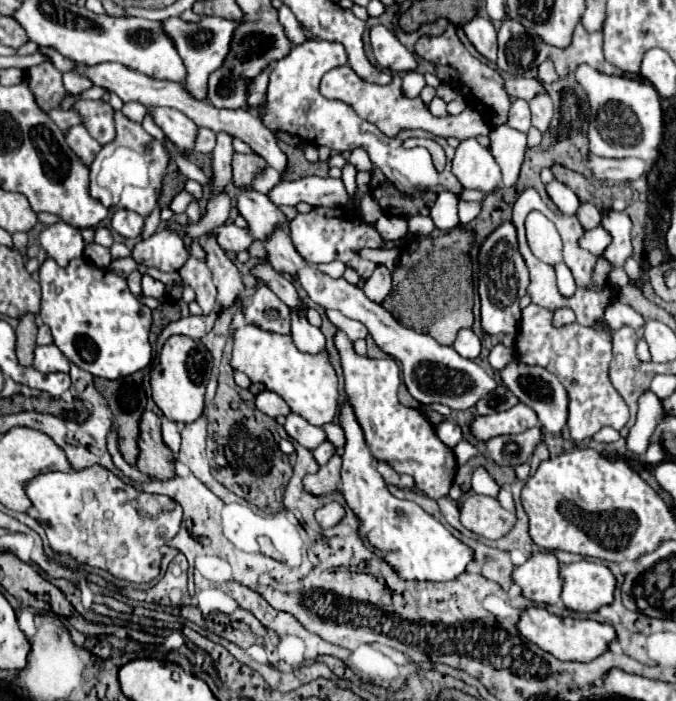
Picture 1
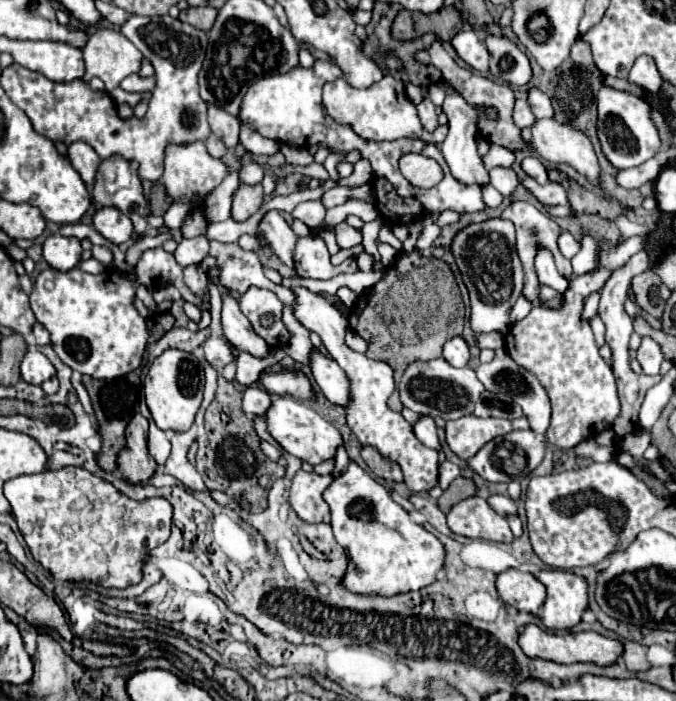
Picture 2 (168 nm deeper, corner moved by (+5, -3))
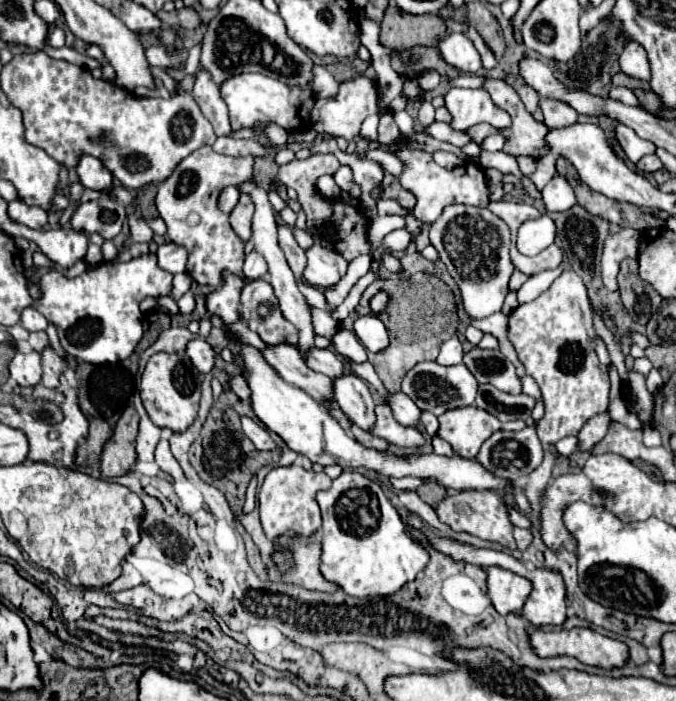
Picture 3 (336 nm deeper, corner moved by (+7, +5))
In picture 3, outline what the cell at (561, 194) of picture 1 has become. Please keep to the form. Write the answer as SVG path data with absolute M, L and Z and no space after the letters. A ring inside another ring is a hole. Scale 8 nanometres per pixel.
M556 175L542 189L542 203L546 211L568 211L576 205L576 195L570 183L562 175Z

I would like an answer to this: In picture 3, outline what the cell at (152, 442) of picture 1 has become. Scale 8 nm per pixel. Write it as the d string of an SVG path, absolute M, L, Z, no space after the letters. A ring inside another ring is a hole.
M127 407L114 427L114 435L106 441L100 459L102 477L120 477L130 471L136 463L136 435L138 435L138 413Z

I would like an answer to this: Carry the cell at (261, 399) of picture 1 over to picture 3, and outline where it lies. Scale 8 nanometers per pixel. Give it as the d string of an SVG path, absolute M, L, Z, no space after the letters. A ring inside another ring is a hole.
M242 375L230 377L228 385L230 385L230 389L238 395L238 399L242 399L242 401L248 401L248 399L250 399L250 389L248 389L248 385L246 385L246 381L244 381Z

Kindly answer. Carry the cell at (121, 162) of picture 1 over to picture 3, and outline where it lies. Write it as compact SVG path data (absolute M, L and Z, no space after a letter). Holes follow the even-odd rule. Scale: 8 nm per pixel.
M130 215L128 223L130 223L130 239L134 243L150 243L152 241L154 233L152 233L152 229L148 227L148 223L142 217Z

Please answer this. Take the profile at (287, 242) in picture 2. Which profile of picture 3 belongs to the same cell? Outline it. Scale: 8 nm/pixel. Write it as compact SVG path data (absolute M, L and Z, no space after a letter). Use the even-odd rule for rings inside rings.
M280 225L278 227L278 239L280 239L280 247L284 251L284 257L296 277L298 283L302 283L302 273L306 269L306 253L304 249L300 249L300 245L296 243L294 235L292 235L292 229L286 227L286 225Z

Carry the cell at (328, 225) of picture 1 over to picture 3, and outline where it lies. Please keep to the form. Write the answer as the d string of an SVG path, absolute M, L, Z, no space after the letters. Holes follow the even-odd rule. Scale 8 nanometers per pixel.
M314 245L310 251L306 251L306 257L308 267L304 271L304 279L314 287L328 289L346 275L348 263L322 245Z

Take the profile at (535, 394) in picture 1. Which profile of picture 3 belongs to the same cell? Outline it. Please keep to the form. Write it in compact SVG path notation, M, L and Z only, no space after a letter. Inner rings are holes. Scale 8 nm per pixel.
M474 347L464 355L464 365L470 369L478 383L490 383L506 393L522 393L514 365L500 351Z

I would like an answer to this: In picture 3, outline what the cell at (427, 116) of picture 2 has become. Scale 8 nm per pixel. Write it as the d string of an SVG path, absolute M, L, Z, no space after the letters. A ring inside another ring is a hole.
M422 103L422 107L420 107L420 111L418 111L418 121L424 125L424 127L428 127L430 123L434 123L434 107L432 107L432 103Z

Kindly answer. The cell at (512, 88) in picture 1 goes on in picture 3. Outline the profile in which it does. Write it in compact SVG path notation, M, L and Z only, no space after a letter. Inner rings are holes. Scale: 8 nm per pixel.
M542 99L540 101L540 107L542 107L542 113L544 113L544 123L548 127L554 127L554 129L562 129L562 127L568 127L568 125L574 125L578 121L578 113L560 103L560 101L552 101L552 99Z

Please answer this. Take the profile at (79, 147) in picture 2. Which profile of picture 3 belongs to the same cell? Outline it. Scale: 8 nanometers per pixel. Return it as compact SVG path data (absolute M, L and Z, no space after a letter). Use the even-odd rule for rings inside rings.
M84 155L76 167L76 173L80 177L80 183L86 189L94 189L94 191L110 191L112 189L112 173L108 173L108 169L104 169L104 165L100 161L96 161L96 157L88 157Z

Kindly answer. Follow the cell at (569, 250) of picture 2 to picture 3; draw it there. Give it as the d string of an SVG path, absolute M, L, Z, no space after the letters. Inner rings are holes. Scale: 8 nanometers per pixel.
M542 215L538 219L530 219L520 225L516 247L522 255L538 255L548 245L554 243L554 237L556 225L552 225L552 219L548 215Z

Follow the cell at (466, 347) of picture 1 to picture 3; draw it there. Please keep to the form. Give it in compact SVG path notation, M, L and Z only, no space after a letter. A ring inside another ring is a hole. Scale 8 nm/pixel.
M454 335L454 337L448 339L446 343L442 343L442 347L440 347L440 355L438 355L436 363L446 365L446 367L450 367L450 365L458 365L458 363L462 363L462 355L464 355L462 345L460 345L458 337Z

